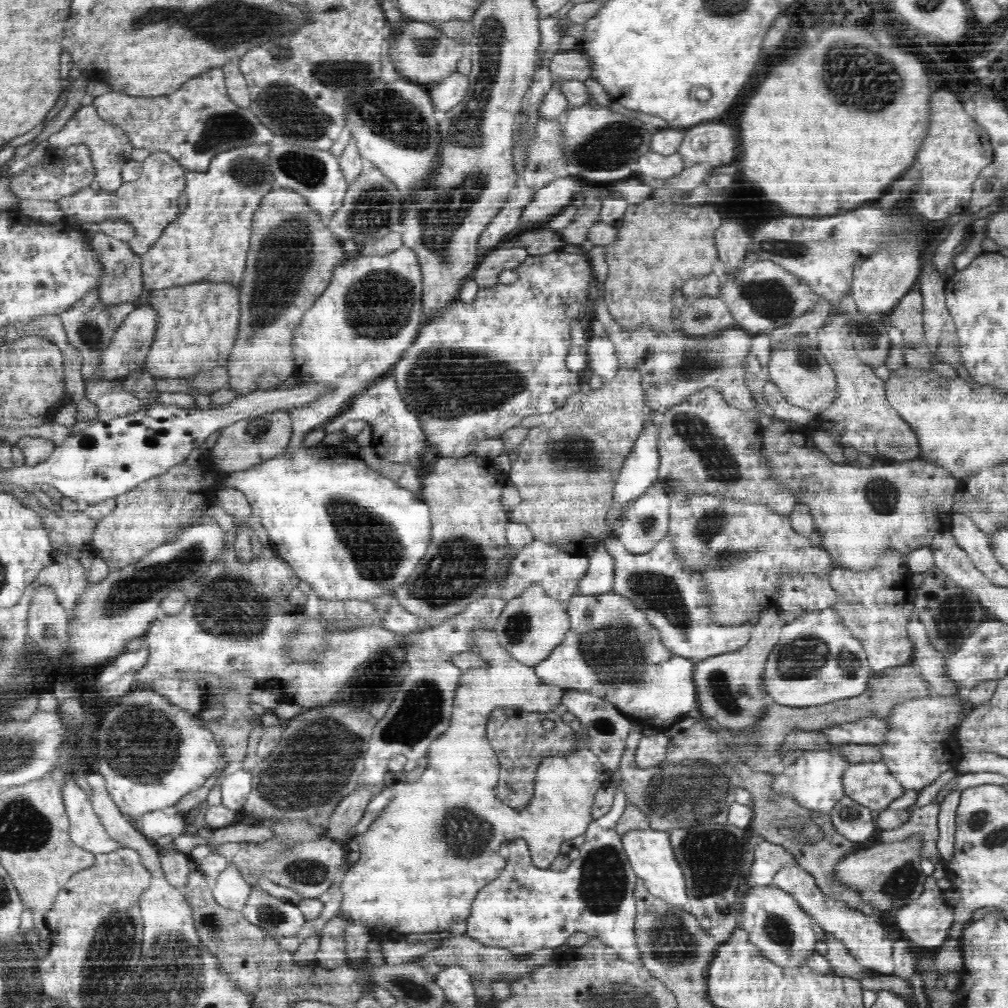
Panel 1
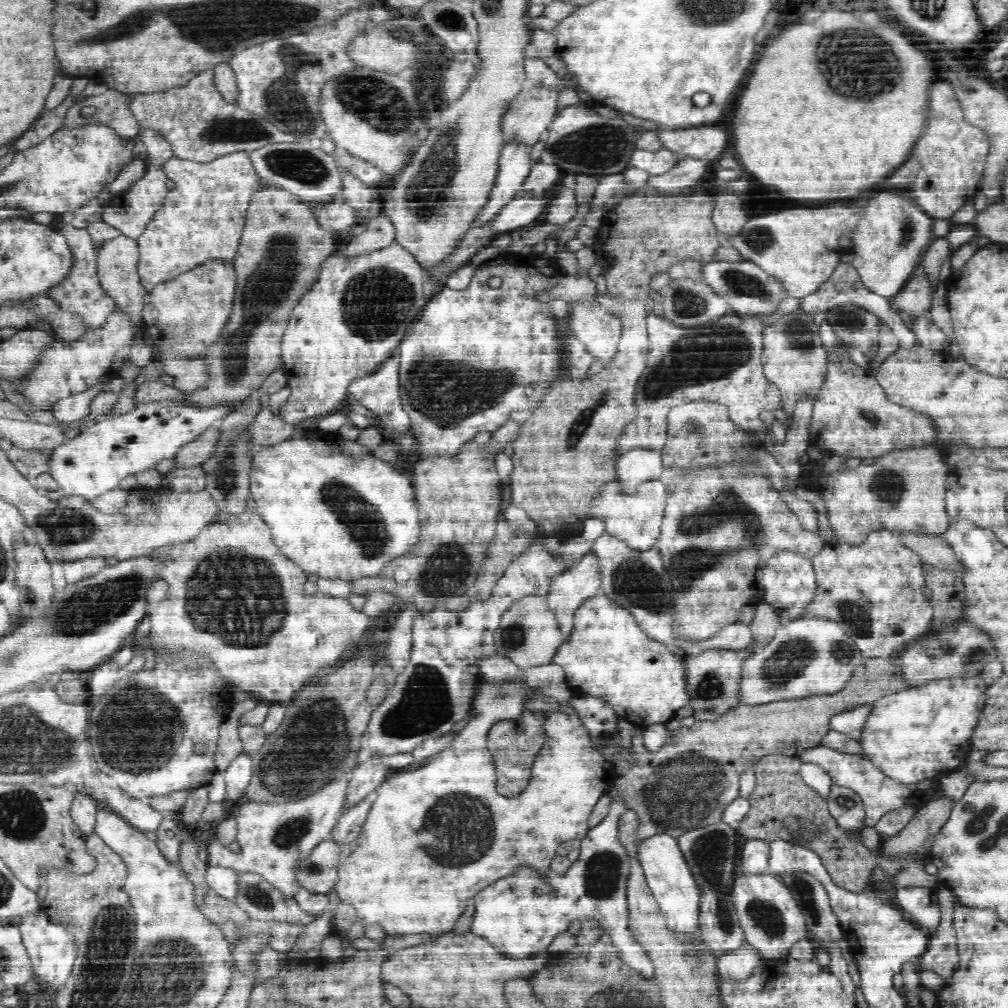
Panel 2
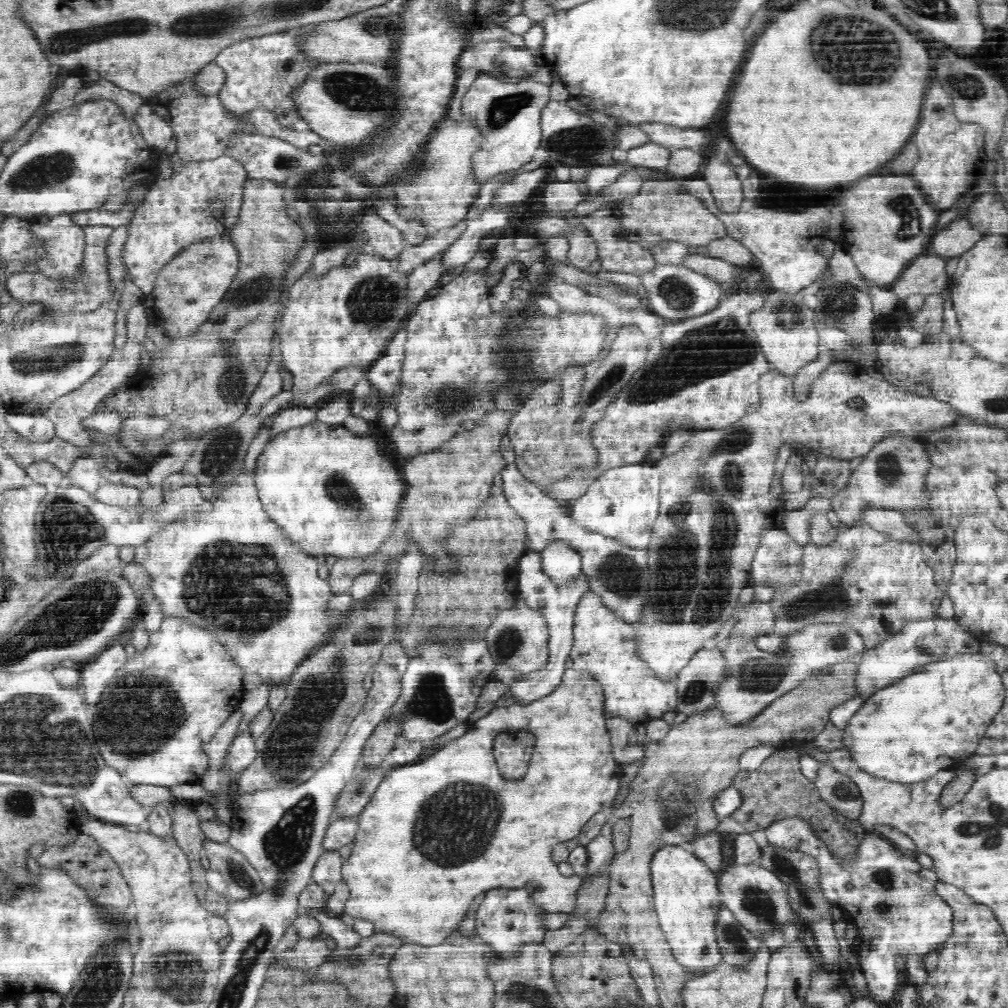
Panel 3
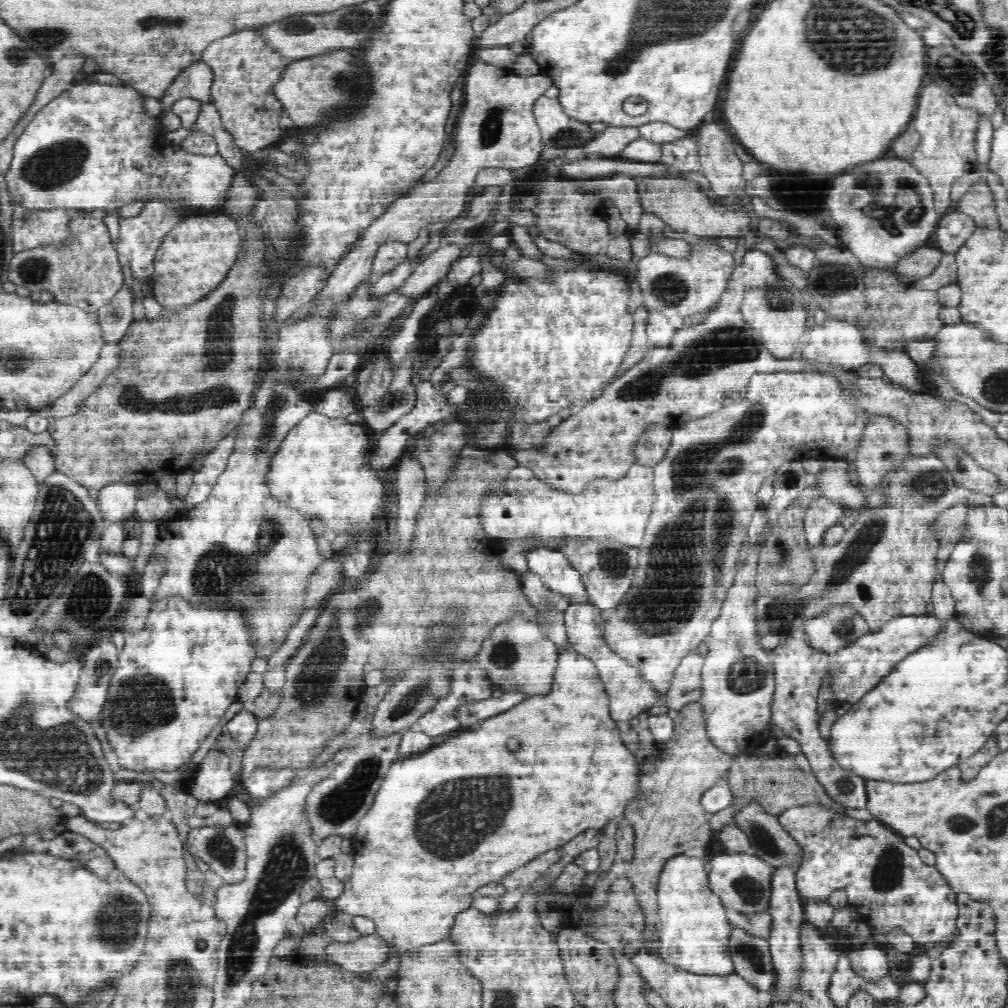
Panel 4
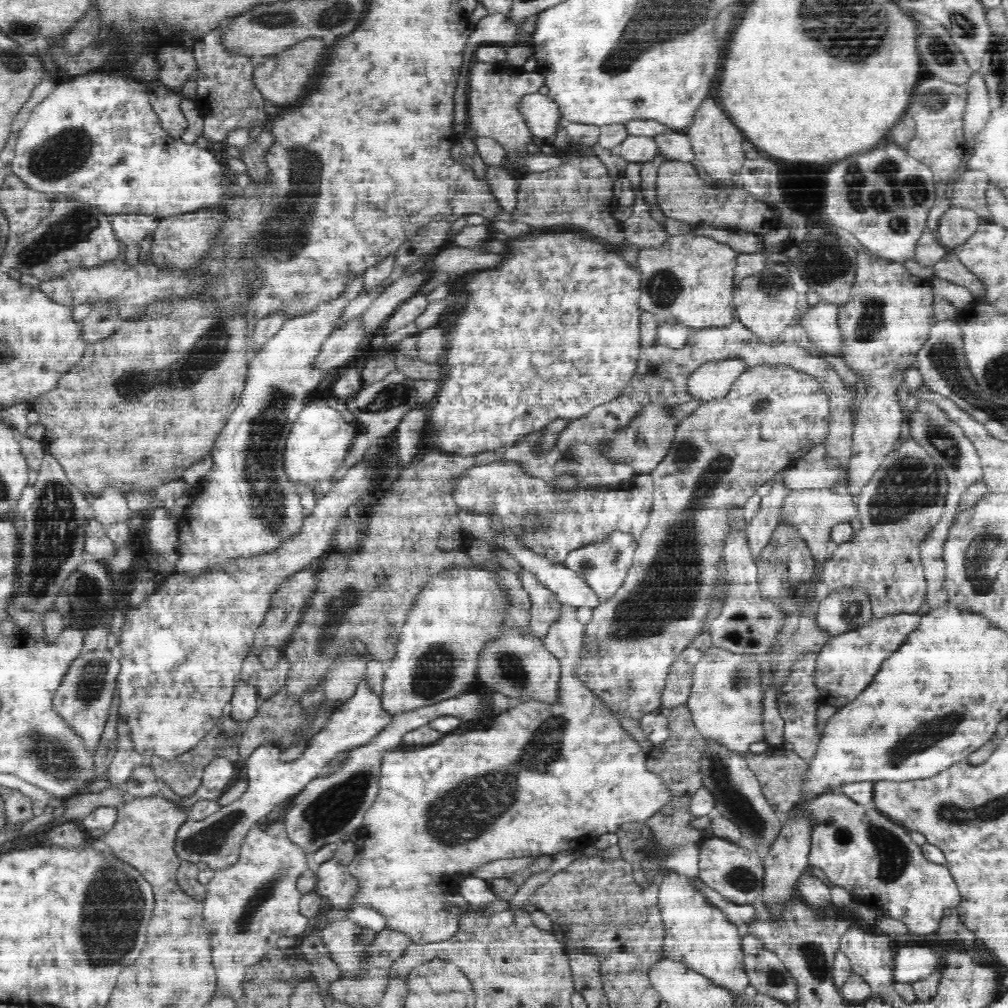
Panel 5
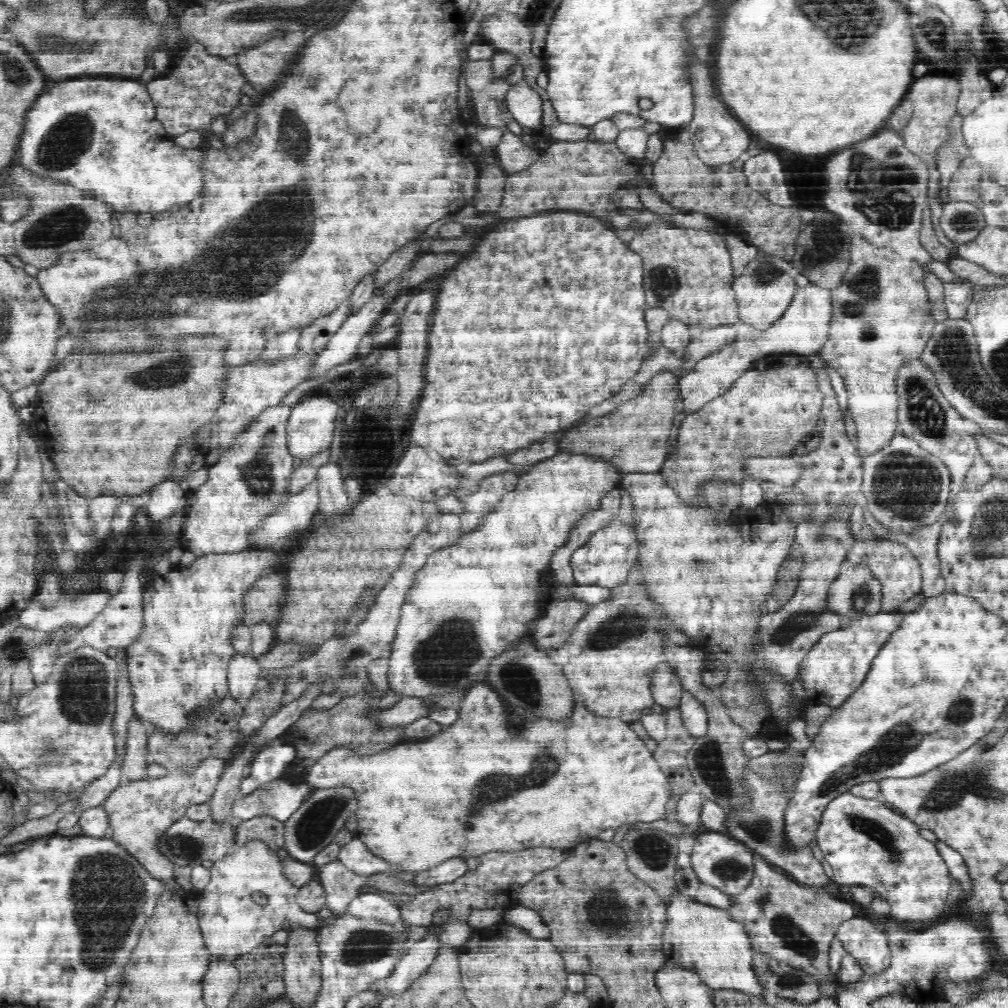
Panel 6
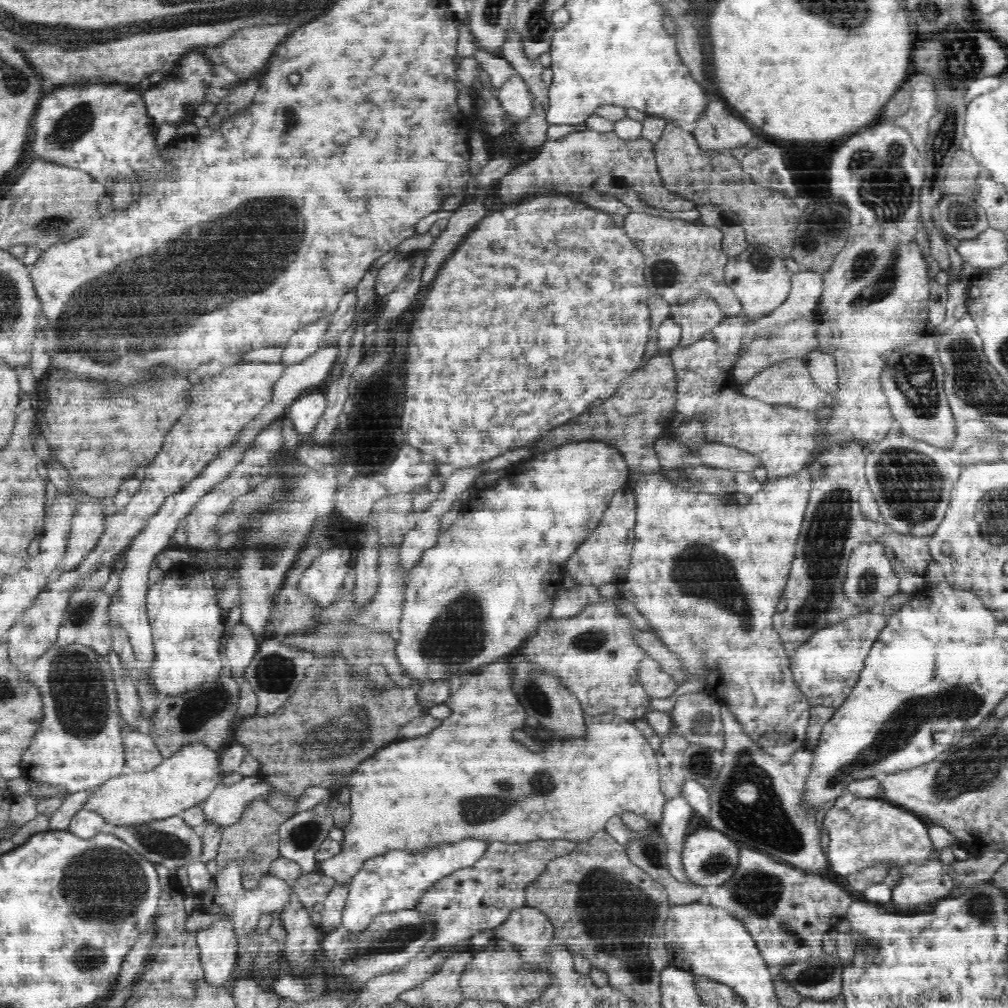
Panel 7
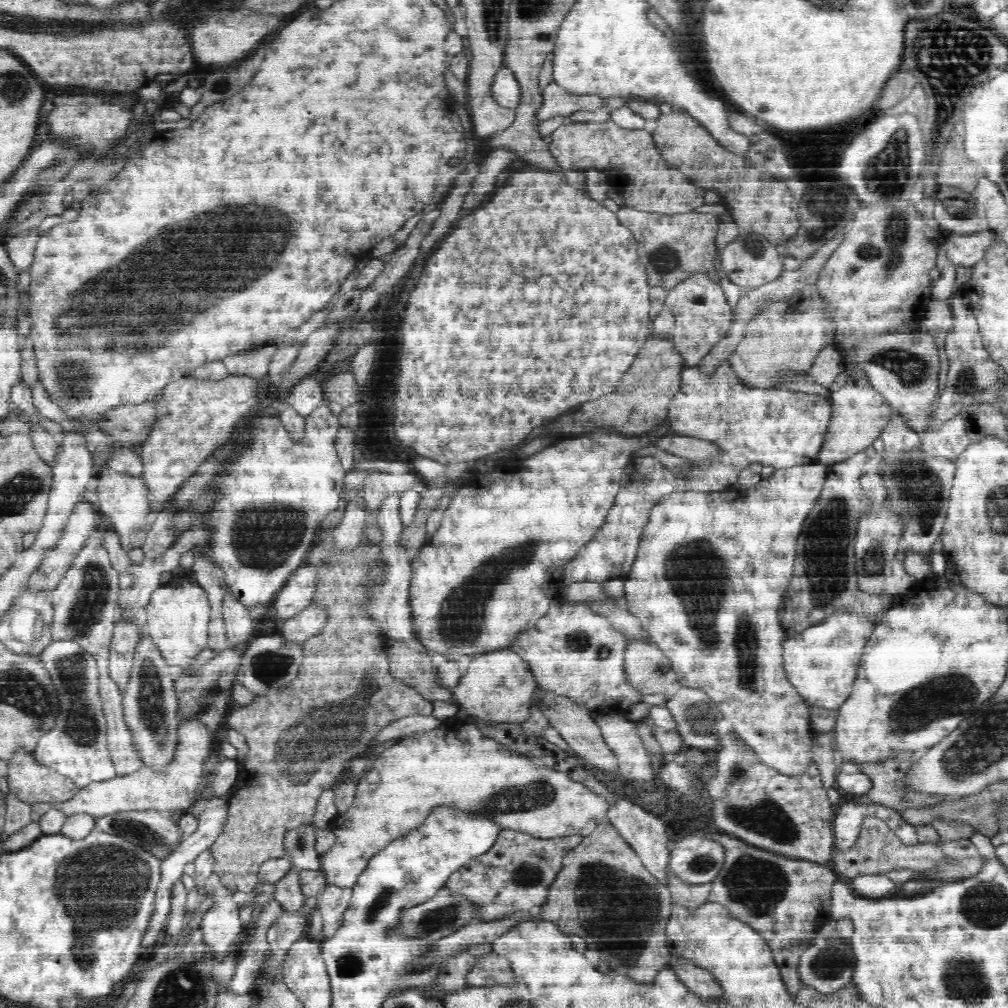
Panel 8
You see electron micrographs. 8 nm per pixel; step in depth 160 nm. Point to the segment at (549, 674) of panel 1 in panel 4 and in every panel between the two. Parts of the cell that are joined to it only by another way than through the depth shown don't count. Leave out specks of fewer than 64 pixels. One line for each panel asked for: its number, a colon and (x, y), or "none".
2: (608, 657)
3: (601, 644)
4: (629, 695)

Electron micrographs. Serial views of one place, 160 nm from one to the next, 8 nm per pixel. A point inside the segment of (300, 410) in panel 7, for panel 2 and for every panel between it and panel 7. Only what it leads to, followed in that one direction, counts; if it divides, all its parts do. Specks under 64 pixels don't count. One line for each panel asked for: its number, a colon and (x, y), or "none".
2: (335, 509)
3: (334, 493)
4: (321, 467)
5: (320, 436)
6: (311, 420)

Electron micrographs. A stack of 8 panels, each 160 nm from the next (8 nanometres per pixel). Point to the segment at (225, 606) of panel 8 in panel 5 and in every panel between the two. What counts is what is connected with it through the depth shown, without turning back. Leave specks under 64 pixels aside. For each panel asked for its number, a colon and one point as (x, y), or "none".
5: (242, 706)
6: (243, 670)
7: (242, 644)

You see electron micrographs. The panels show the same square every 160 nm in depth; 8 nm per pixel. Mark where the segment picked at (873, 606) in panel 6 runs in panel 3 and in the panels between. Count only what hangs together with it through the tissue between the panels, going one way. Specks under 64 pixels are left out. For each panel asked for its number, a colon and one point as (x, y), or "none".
3: (754, 679)
4: (833, 628)
5: (844, 608)

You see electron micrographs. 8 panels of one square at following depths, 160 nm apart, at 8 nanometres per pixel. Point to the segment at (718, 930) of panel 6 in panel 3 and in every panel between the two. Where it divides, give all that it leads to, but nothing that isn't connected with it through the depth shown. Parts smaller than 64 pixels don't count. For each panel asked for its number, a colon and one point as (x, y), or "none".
3: (686, 898)
4: (694, 933)
5: (698, 934)

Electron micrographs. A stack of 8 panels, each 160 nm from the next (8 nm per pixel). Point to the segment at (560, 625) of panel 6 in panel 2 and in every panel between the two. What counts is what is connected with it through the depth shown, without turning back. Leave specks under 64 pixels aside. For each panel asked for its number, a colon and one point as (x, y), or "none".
2: (412, 872)
3: (435, 835)
4: (484, 811)
5: (545, 776)

